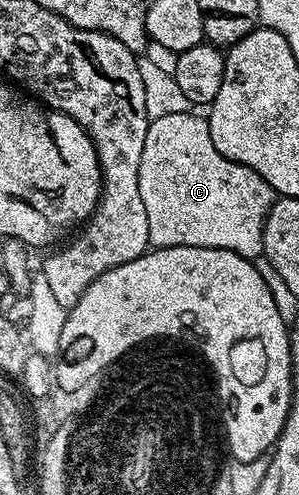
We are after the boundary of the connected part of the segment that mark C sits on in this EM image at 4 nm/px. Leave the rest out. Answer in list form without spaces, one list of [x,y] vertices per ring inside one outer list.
[[[191,112],[189,114],[177,114],[176,116],[160,116],[151,121],[148,132],[144,136],[144,152],[140,152],[138,183],[140,184],[140,200],[144,200],[144,208],[148,215],[148,236],[150,237],[151,247],[191,246],[192,248],[216,248],[217,250],[231,250],[251,260],[261,259],[263,257],[262,233],[264,232],[264,224],[274,203],[276,193],[269,186],[268,181],[264,180],[252,168],[233,162],[216,150],[216,146],[212,142],[207,119],[202,114],[201,116],[198,114],[201,113]]]

